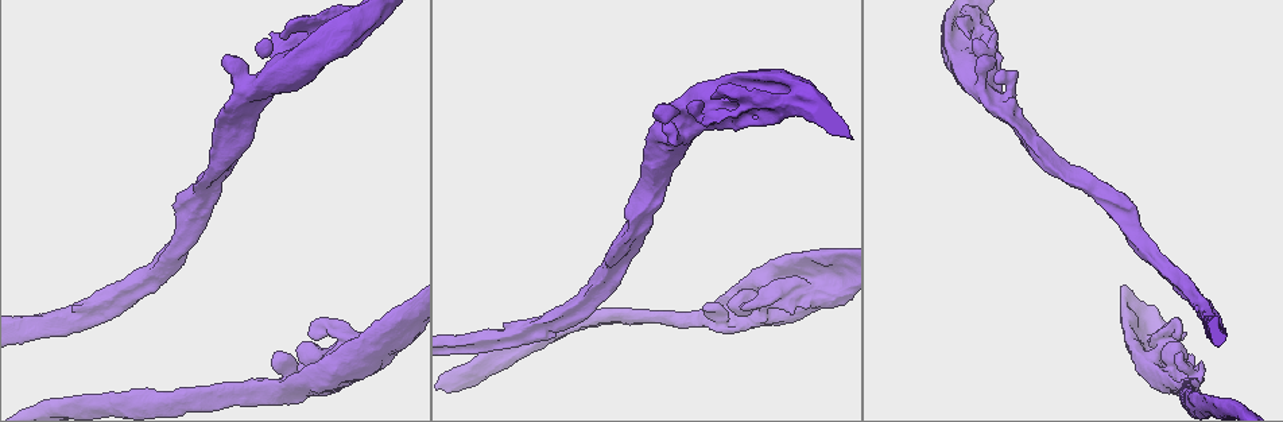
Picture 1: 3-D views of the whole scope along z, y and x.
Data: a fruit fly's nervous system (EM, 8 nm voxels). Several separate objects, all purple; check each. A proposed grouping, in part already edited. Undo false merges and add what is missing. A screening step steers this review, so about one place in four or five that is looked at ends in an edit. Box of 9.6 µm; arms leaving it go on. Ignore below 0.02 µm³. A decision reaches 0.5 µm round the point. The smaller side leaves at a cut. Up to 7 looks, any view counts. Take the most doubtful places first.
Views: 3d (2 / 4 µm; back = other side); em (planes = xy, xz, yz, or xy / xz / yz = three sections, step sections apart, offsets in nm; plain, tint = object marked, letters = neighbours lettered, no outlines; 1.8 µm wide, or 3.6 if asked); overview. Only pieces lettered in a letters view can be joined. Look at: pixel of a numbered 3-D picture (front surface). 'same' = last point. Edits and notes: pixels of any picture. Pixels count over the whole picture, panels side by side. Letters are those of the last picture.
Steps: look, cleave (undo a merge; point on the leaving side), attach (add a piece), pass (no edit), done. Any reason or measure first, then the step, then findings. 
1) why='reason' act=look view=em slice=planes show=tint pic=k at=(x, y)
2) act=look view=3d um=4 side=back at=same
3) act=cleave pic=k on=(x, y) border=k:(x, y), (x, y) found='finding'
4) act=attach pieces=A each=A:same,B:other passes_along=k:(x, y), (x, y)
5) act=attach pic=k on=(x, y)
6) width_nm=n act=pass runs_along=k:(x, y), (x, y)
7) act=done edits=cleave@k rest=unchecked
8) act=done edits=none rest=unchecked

why='sharp bend' act=look view=em um=3.6 slice=planes show=letters pic=1 at=(752, 107)

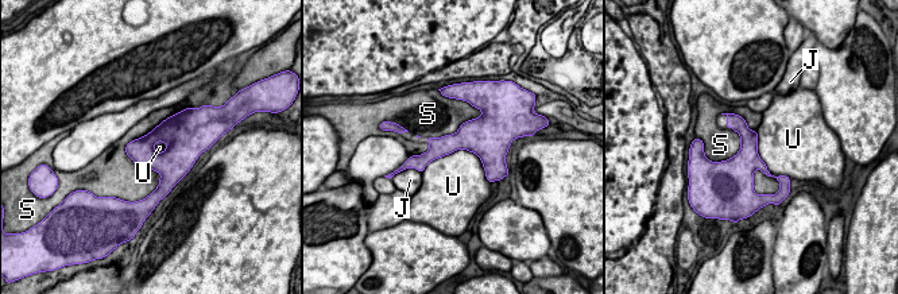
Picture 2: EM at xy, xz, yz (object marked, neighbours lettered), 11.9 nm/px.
act=pass each=J:other,S:other,U:other border=2:(421, 171), (468, 150), (488, 181) found='continuous, no second neuron'

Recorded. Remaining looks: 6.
why='abrupt turn' act=look view=em um=3.6 slice=xz step=16 show=tint pic=1 at=(740, 319)

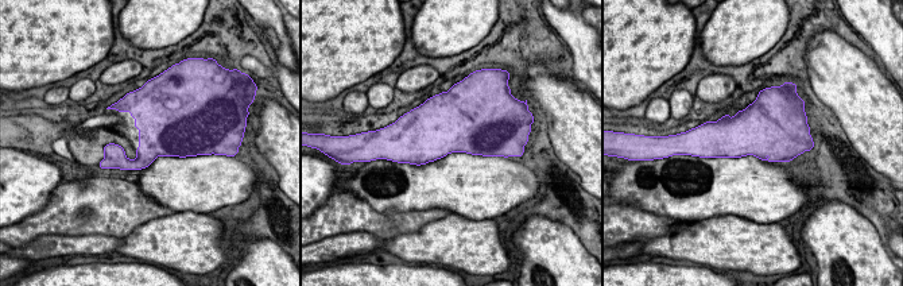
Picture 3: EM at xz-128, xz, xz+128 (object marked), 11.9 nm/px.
why='cut it another way' act=look view=em um=3.6 slice=planes show=letters at=same

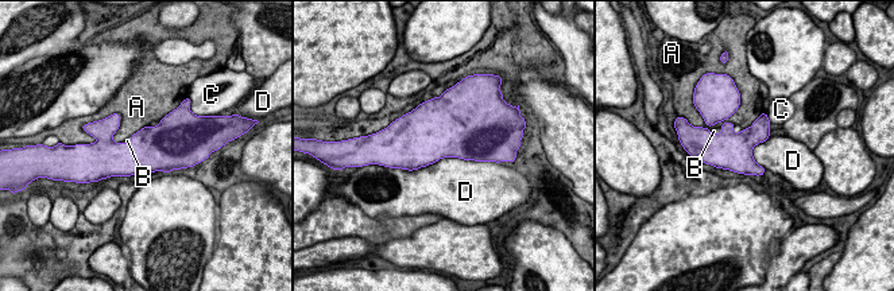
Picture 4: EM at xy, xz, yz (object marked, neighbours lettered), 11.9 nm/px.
width_nm=440 act=attach pieces=B each=A:other,B:same,C:other,D:other found='it goes on there'

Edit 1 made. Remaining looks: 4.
act=look view=overview

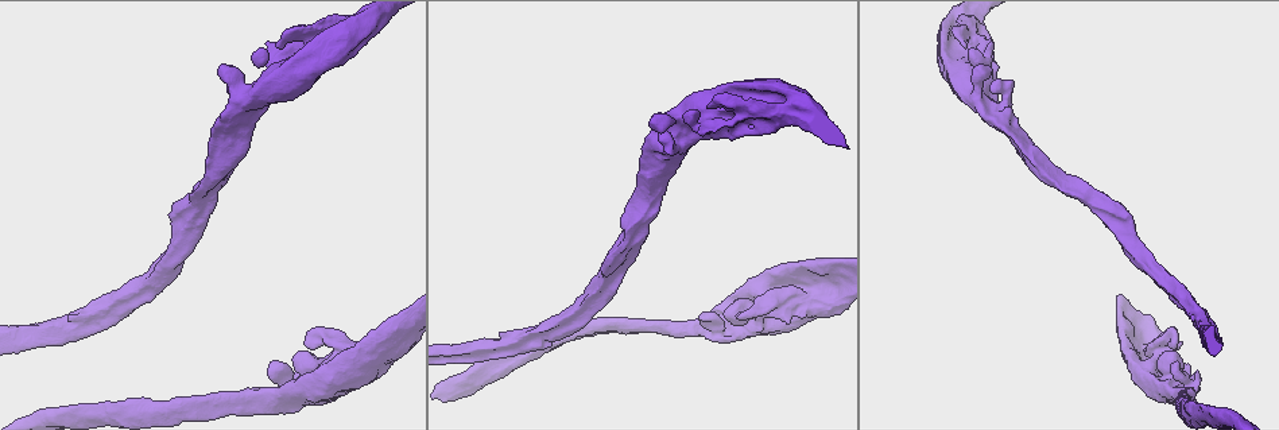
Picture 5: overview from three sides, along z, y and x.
why='stops while still wide' act=look view=em slice=yz step=16 show=letters pic=5 at=(661, 134)

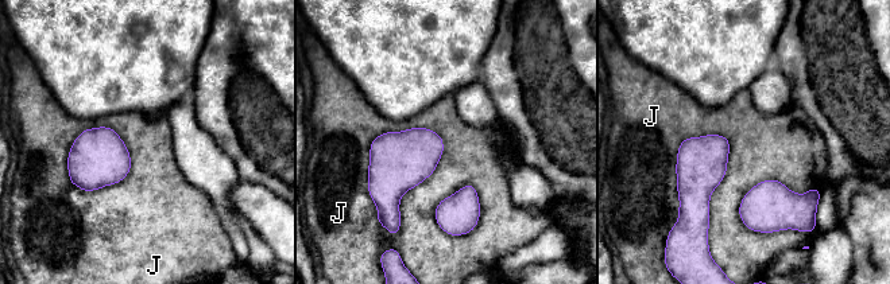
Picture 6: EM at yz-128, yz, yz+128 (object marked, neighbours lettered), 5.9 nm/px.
width_nm=260 act=pass each=J:other border=6:(719, 133), (728, 163), (709, 225) found='no lettered piece goes on from it'

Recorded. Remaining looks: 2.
act=done edits=attach@4 rest=unchecked

